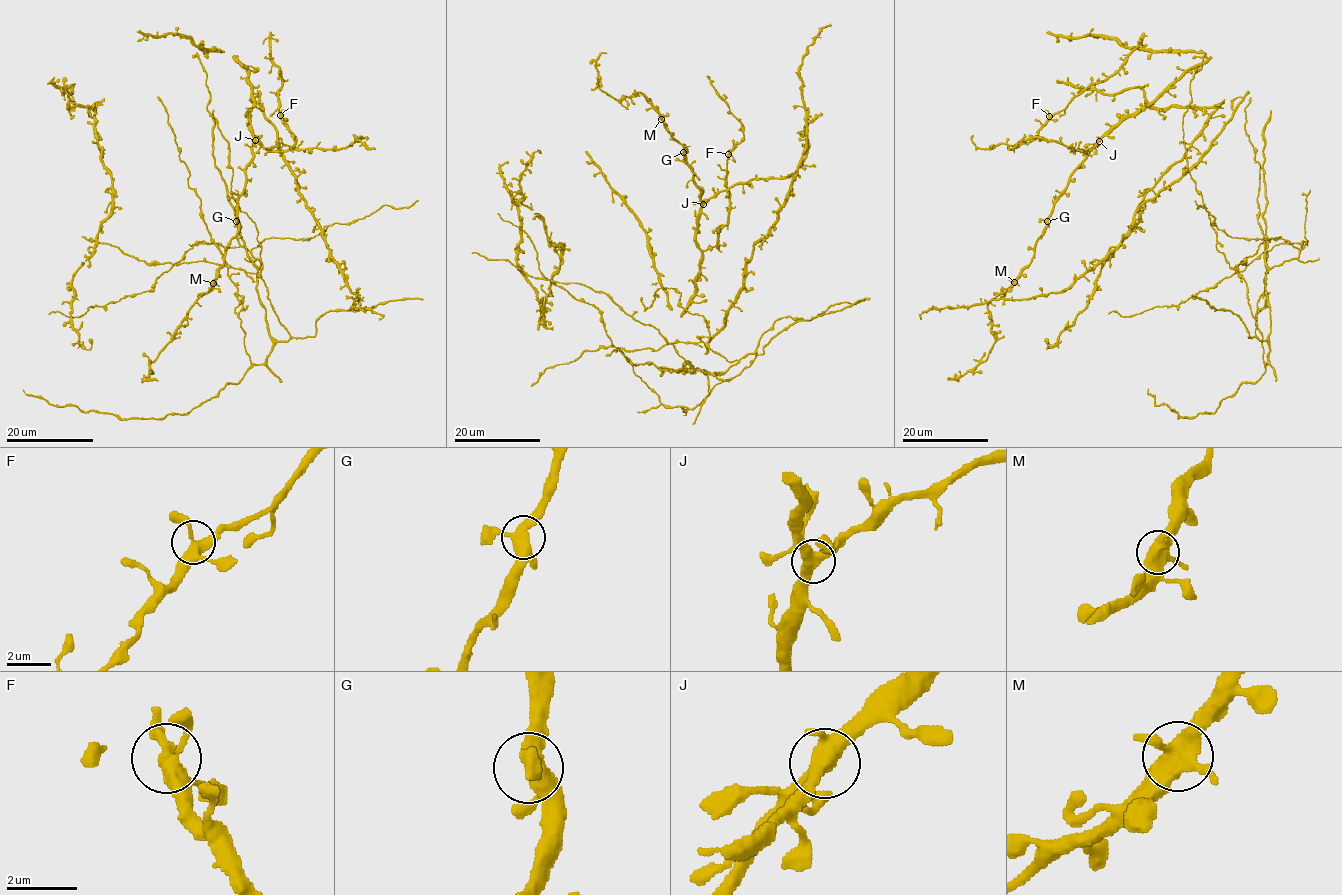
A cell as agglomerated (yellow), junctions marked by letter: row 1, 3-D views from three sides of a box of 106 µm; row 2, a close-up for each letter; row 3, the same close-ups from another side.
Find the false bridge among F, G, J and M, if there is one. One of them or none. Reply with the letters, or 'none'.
none

